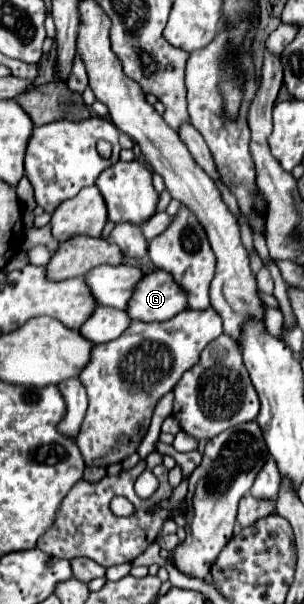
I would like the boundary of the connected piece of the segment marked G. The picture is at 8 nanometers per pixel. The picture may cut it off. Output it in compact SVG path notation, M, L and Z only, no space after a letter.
M155 270L151 274L145 274L145 278L137 284L127 306L127 314L133 320L163 322L187 308L187 294L175 286L171 274L165 270Z

